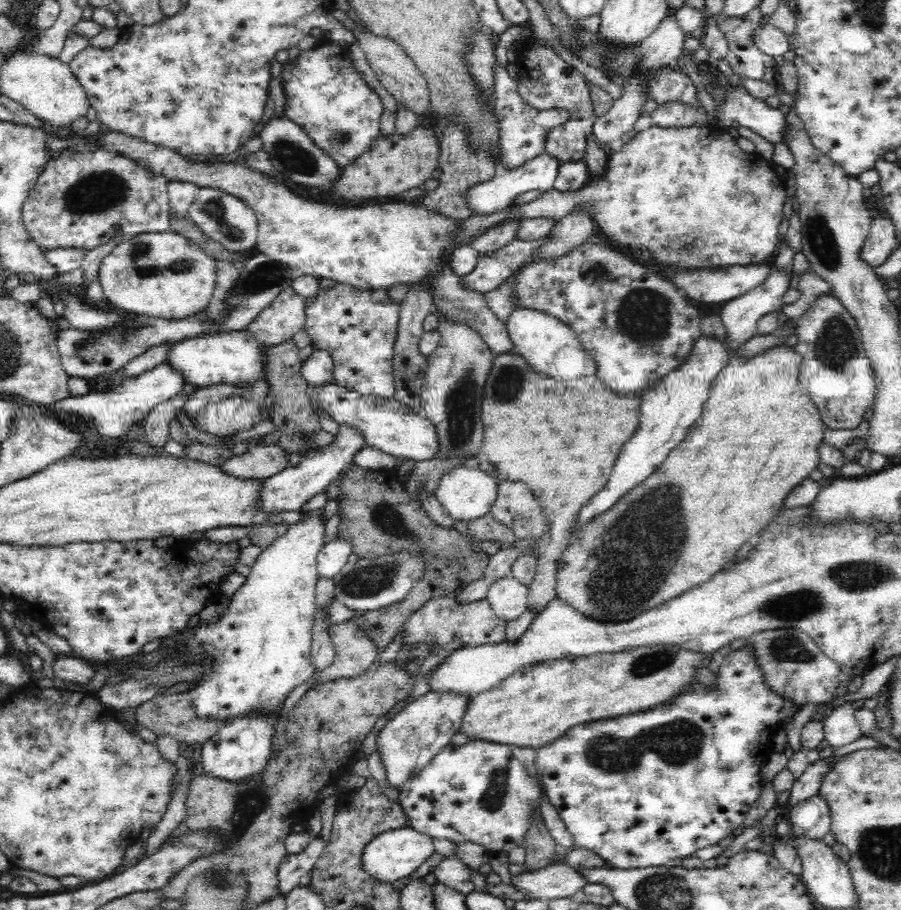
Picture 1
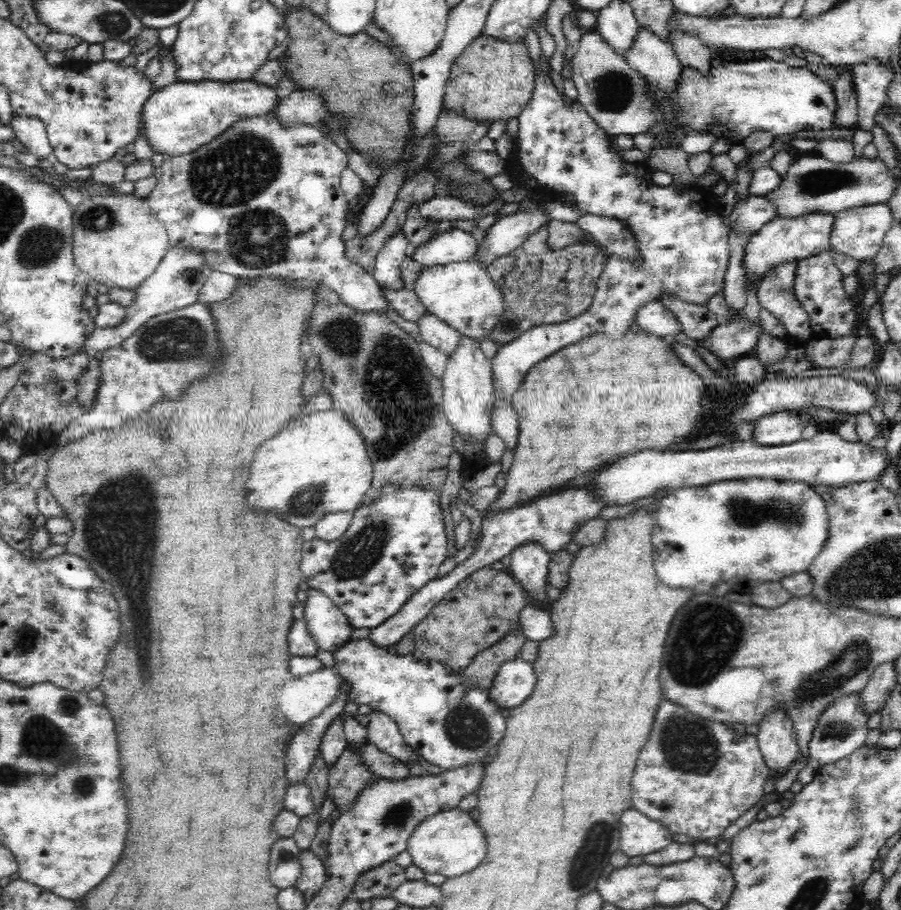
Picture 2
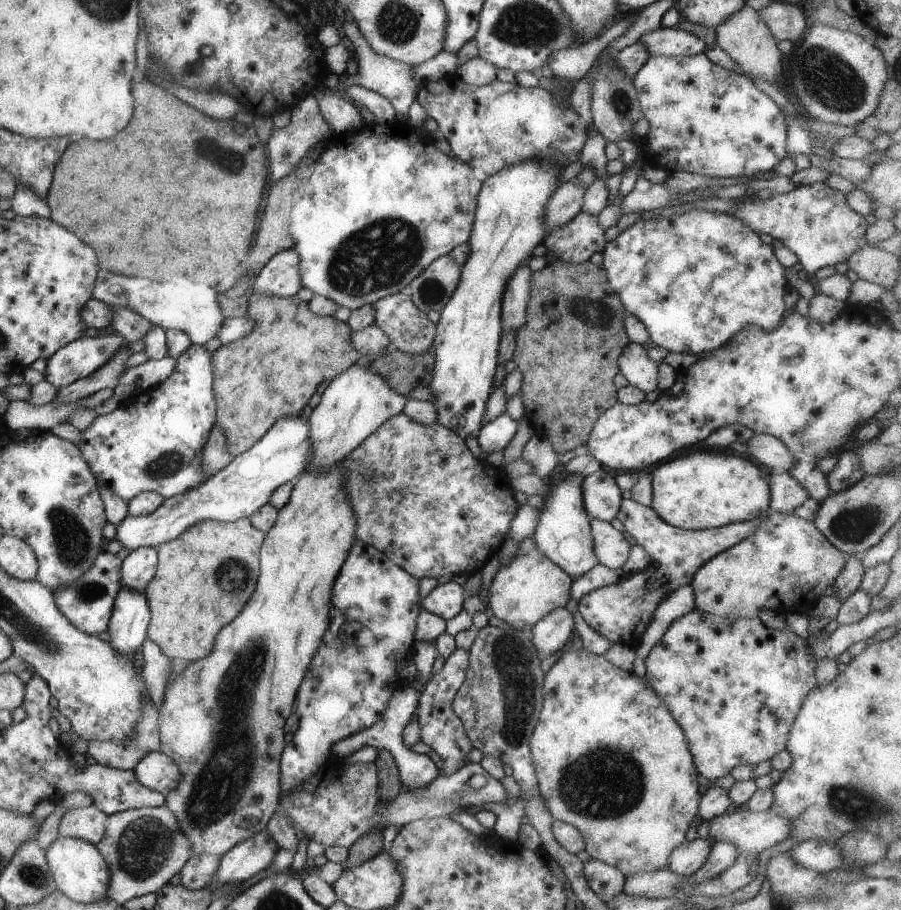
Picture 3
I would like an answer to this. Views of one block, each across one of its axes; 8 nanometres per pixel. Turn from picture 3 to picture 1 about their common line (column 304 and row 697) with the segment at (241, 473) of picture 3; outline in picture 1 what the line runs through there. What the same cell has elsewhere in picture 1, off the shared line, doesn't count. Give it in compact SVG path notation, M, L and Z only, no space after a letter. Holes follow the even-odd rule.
M428 692L394 712L394 716L390 718L386 726L376 734L376 752L384 765L386 783L390 789L400 790L408 779L430 764L438 752L442 752L446 746L449 746L452 737L460 729L468 700L468 697L458 694ZM440 720L450 722L450 729L441 732Z

